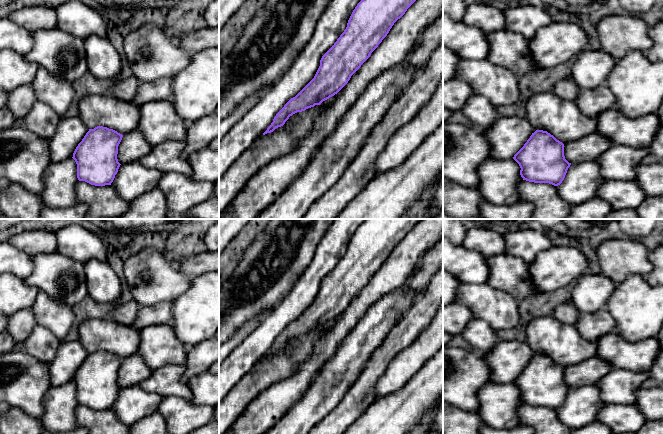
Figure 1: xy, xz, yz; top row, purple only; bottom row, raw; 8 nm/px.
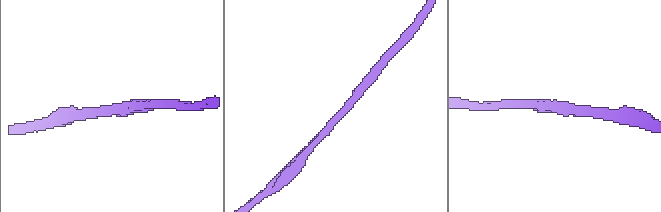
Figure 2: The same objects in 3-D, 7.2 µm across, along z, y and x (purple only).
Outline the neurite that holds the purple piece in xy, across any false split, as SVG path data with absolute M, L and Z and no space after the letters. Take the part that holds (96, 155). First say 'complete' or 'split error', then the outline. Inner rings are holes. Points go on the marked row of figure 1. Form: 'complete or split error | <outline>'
complete | M97 126L89 129L73 153L77 178L95 186L111 185L118 172L118 146L123 135Z

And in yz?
complete | M536 130L514 155L523 180L534 183L562 183L571 163L564 156L564 144L543 130Z

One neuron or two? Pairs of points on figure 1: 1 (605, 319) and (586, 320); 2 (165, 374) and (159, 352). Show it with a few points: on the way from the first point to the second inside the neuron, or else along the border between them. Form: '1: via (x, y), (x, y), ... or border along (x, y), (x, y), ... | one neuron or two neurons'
1: via (600, 320), (591, 320) | one neuron
2: border along (183, 364), (167, 364), (153, 370) | two neurons

